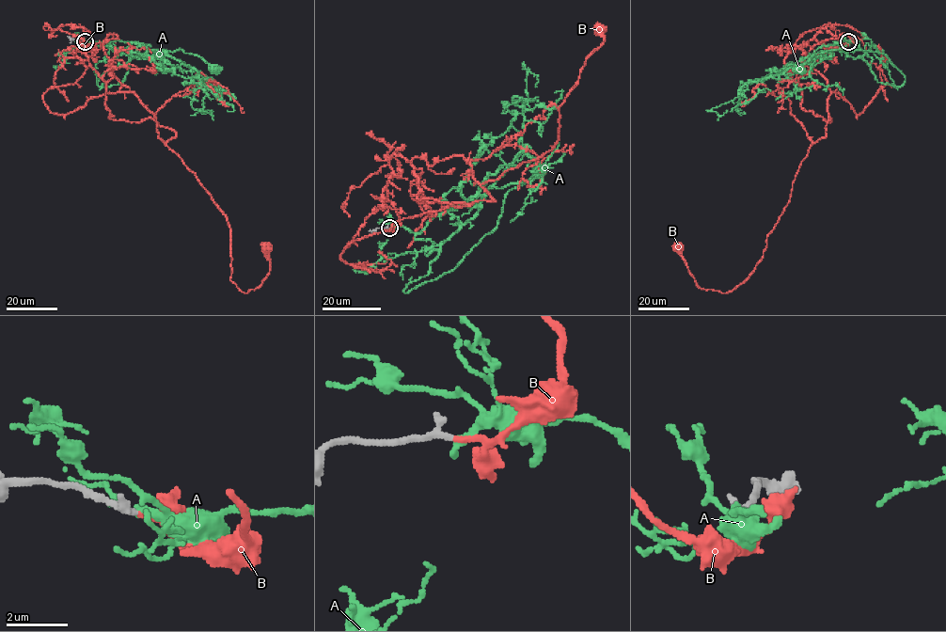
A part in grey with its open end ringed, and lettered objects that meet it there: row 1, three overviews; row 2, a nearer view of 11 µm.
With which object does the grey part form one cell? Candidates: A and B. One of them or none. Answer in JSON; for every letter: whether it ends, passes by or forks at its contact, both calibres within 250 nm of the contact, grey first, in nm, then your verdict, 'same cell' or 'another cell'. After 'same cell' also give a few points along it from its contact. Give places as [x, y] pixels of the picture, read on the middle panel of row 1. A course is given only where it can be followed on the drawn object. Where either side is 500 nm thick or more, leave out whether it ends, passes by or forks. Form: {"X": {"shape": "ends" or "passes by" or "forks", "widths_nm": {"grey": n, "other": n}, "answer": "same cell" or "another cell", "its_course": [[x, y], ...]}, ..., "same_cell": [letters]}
{"A": {"shape": "ends", "widths_nm": {"grey": 280, "other": 320}, "answer": "another cell"}, "B": {"shape": "ends", "widths_nm": {"grey": 280, "other": 200}, "answer": "same cell", "its_course": [[389, 228], [394, 153], [419, 198], [467, 205], [553, 148], [598, 28]]}, "same_cell": ["B"]}

